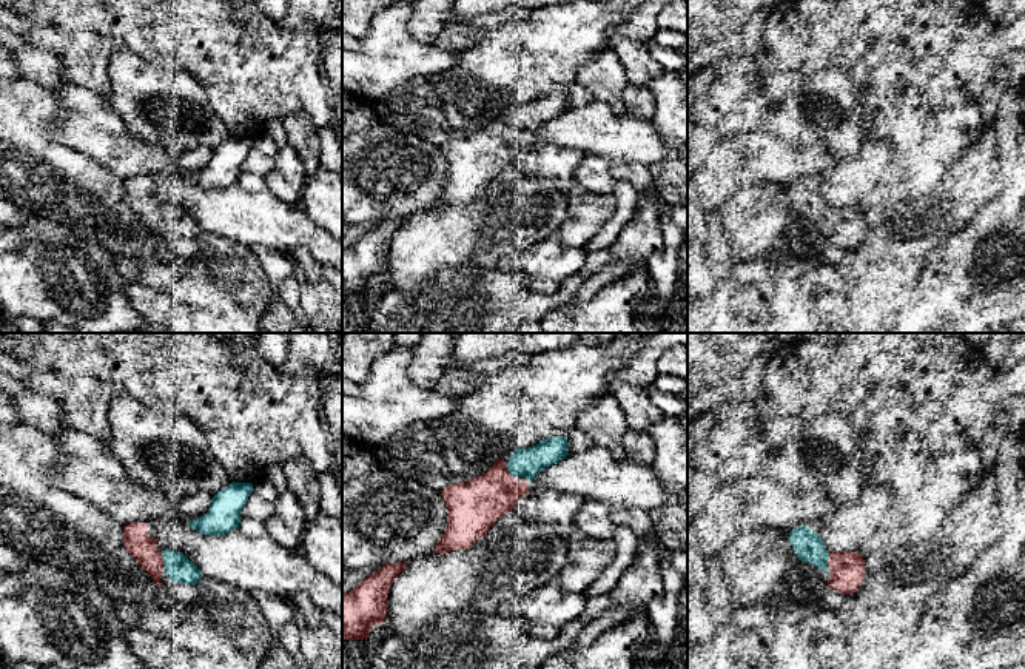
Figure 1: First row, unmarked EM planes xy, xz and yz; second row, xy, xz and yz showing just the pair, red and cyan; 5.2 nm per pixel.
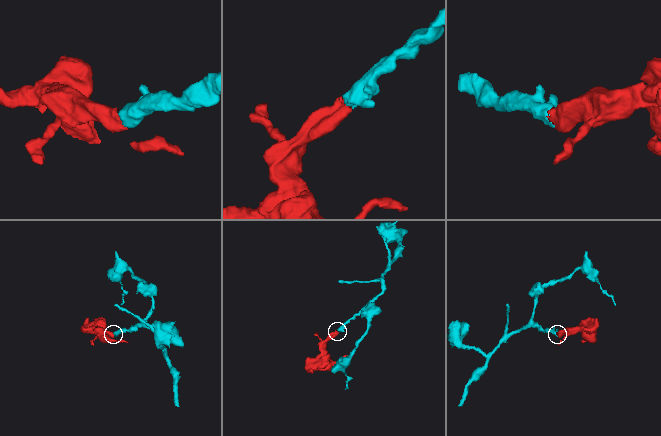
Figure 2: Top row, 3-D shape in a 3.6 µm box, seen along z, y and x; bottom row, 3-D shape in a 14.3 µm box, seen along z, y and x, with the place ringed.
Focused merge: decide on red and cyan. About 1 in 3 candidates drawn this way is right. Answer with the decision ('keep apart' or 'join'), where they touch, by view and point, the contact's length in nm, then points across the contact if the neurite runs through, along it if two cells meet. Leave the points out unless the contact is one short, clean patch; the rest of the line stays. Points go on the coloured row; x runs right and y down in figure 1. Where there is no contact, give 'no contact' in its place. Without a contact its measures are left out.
join; meets red in yz at (828, 560); contact 110 nm long

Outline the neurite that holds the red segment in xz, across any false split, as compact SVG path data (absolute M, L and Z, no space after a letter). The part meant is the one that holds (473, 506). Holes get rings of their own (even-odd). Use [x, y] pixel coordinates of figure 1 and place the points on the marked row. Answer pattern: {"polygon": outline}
{"polygon": "M550 436L529 449L516 449L507 464L498 458L482 475L441 490L449 524L433 552L472 547L529 493L529 481L567 455L567 438Z"}

